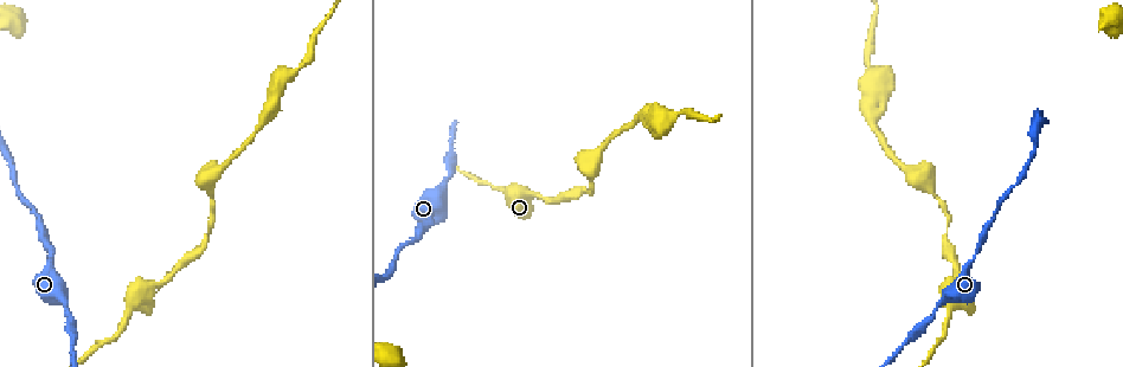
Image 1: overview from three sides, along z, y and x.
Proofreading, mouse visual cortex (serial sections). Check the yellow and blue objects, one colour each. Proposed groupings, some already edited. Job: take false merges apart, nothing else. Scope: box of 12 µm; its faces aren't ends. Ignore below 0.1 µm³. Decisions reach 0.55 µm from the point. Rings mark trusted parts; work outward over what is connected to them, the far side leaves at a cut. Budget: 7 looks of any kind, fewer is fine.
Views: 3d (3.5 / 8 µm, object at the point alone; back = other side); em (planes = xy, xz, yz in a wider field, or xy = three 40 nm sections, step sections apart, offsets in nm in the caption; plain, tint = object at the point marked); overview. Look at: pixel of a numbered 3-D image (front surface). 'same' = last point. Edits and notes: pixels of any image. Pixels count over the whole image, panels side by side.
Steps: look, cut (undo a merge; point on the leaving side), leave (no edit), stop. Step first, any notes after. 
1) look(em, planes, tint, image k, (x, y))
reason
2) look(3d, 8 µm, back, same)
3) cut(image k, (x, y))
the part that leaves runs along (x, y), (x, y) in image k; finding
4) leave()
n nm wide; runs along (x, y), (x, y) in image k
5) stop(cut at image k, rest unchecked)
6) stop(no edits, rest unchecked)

look(3d, 3.5 µm, image 1, (946, 323))
thick turns thin

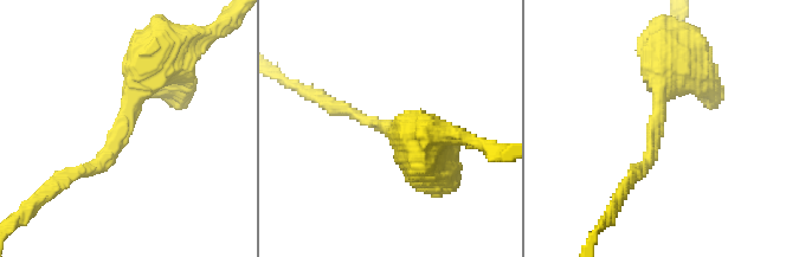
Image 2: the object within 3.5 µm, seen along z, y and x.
look(em, xy, step 2, tint, image 2, (126, 124))

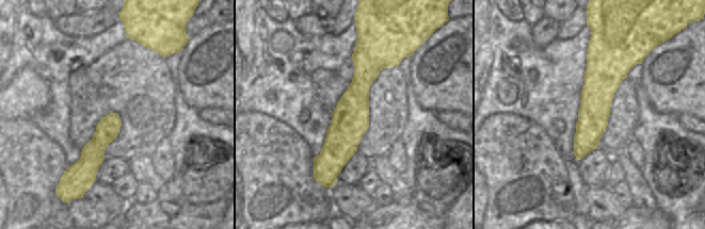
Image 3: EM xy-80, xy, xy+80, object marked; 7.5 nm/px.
look(em, planes, tint, same)
cut it another way

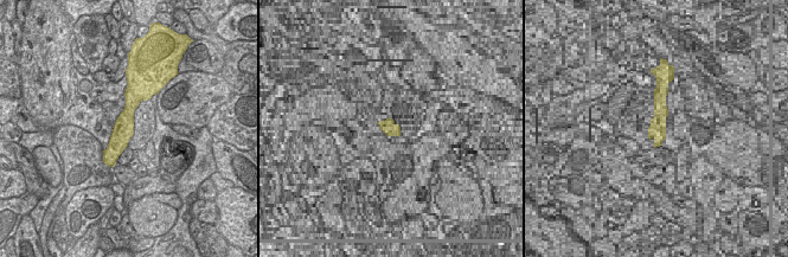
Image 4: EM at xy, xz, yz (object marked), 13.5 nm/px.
leave()
arms of 150, 600 nm; runs along (129, 89), (129, 109), (111, 161) in image 4; continuous, no second cell

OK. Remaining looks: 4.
look(3d, 8 µm, image 1, (70, 312))
calibre changes

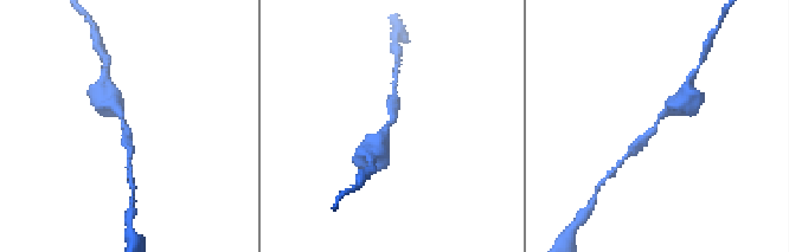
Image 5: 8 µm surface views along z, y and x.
look(3d, 3.5 µm, image 5, (656, 122))

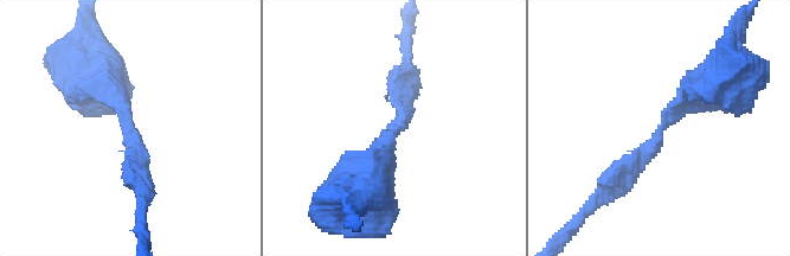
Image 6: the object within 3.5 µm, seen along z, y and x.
look(em, xy, step 3, tint, image 6, (661, 128))
arms of 200, 300 nm; now the EM

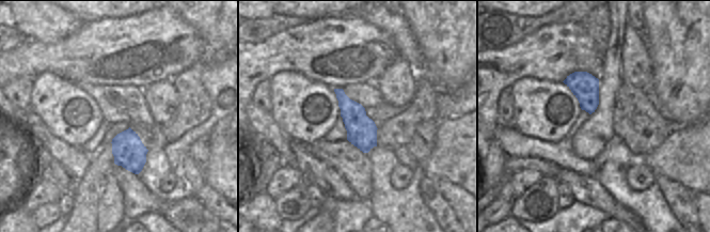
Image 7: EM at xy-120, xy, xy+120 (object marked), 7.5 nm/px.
leave()
runs along (705, 85), (614, 187) in image 6; continuous, no second cell

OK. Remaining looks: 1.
stop(no edits, rest unchecked)

